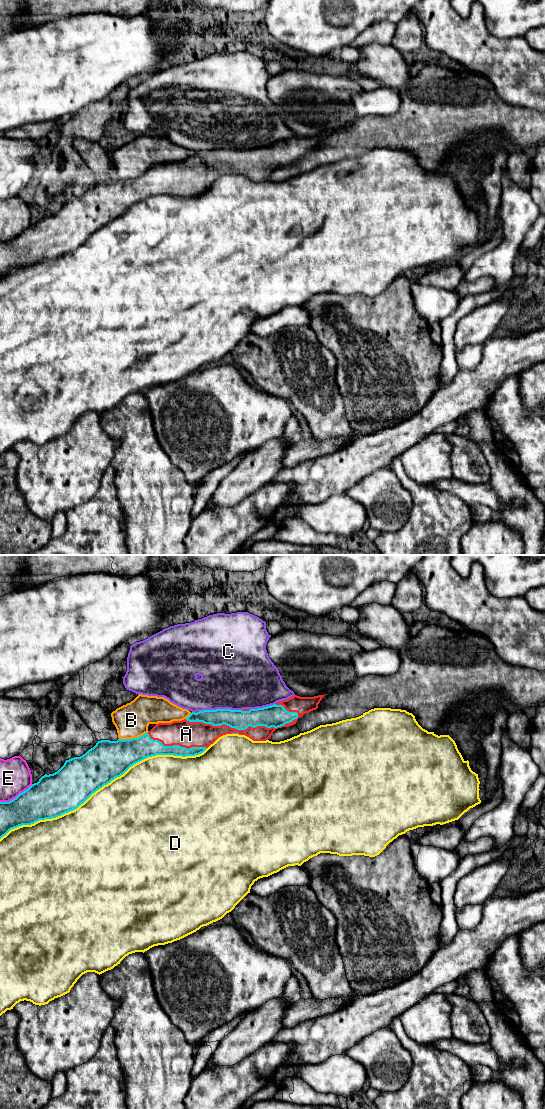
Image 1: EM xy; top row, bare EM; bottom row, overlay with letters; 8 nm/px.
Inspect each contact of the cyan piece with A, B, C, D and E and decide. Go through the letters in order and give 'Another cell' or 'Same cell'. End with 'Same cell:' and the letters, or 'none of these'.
A: Same cell
B: Another cell
C: Another cell
D: Another cell
E: Another cell
Same cell: A

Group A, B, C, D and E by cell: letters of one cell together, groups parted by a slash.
A / B / C / D / E

